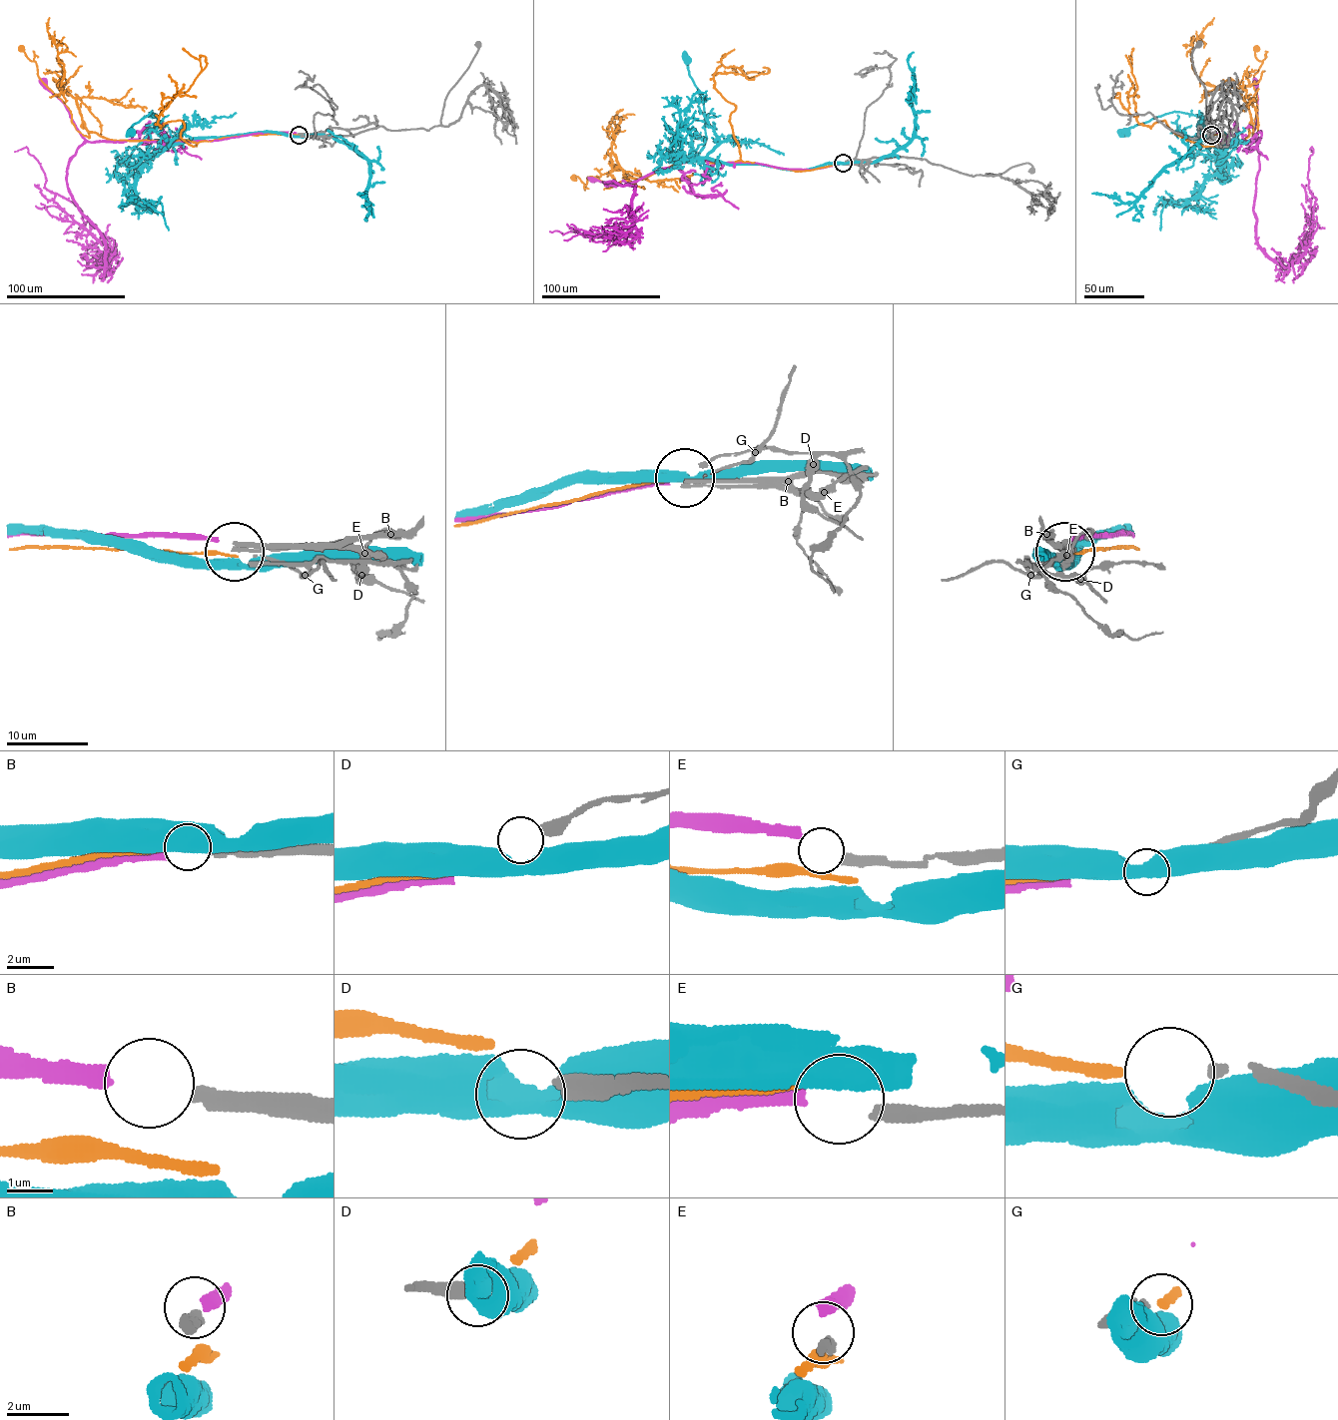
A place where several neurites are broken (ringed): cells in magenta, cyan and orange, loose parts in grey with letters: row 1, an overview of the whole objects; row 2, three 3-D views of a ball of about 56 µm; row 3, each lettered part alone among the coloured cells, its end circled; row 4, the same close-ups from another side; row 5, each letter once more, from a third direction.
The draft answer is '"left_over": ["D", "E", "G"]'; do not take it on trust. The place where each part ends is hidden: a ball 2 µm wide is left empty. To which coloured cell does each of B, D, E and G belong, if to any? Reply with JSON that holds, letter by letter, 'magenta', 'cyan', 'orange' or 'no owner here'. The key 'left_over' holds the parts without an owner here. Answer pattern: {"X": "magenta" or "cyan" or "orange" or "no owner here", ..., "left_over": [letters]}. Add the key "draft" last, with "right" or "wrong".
{"B": "magenta", "D": "no owner here", "E": "no owner here", "G": "orange", "left_over": ["D", "E"], "draft": "wrong"}

